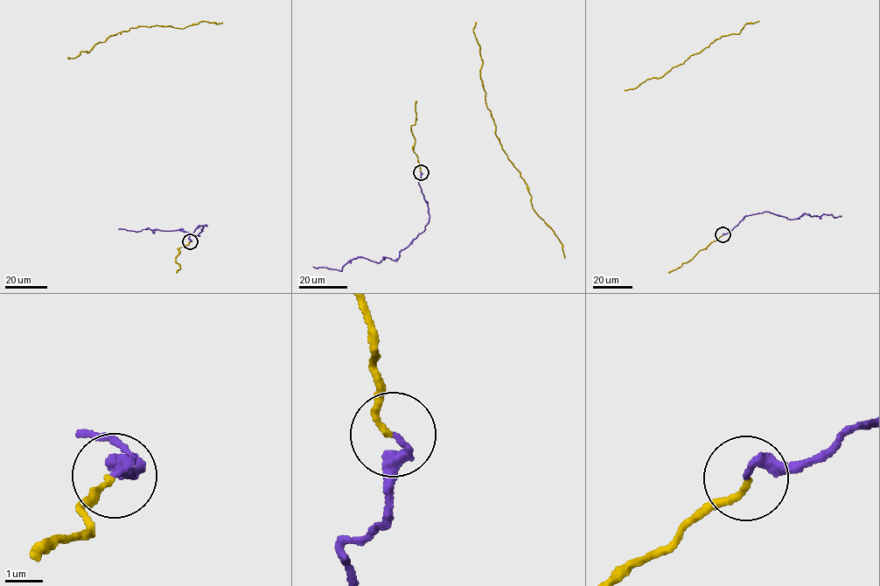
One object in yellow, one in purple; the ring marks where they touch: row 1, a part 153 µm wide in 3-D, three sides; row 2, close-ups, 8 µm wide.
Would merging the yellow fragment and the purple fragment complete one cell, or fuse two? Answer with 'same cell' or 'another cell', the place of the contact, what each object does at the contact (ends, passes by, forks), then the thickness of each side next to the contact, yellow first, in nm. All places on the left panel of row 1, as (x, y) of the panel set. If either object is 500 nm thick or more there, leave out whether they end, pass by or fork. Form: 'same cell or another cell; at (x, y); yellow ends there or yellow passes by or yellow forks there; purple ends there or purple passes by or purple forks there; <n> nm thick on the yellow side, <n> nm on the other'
same cell; at (190, 241); yellow ends there; purple ends there; 140 nm thick on the yellow side, 240 nm on the other

